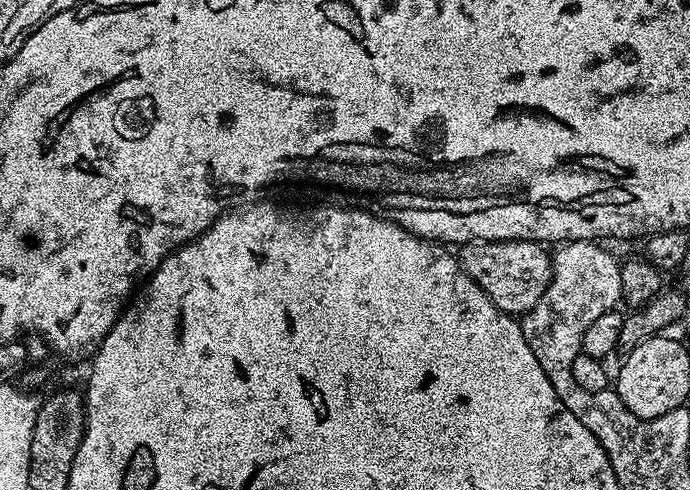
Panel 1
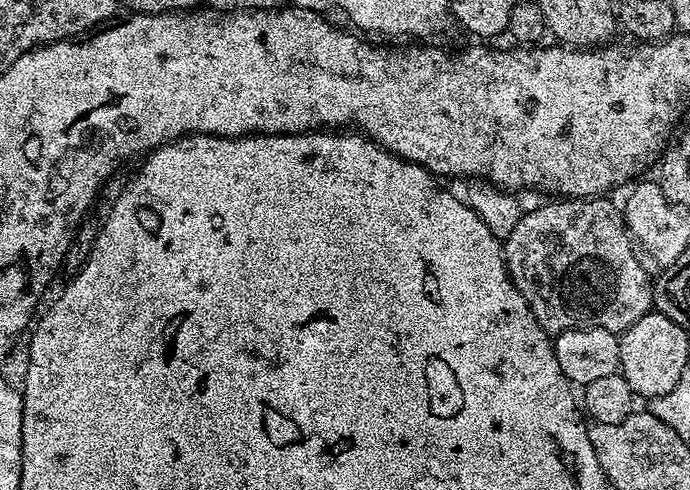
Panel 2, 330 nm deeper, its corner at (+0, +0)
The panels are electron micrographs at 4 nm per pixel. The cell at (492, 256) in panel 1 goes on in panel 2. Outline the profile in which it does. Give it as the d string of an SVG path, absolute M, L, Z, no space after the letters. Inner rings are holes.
M556 198L553 201L553 204L544 204L541 208L534 209L533 212L525 211L521 215L520 221L503 237L502 247L508 277L514 282L518 294L522 294L522 298L526 298L538 326L542 326L542 330L546 333L555 334L571 328L601 328L602 330L623 334L627 328L634 326L634 322L638 322L638 318L642 318L647 312L653 311L652 289L654 280L651 275L648 277L648 272L644 269L643 264L645 261L638 255L637 249L634 247L634 241L629 236L628 229L624 227L621 209L617 205L615 208L608 201L608 198Z

